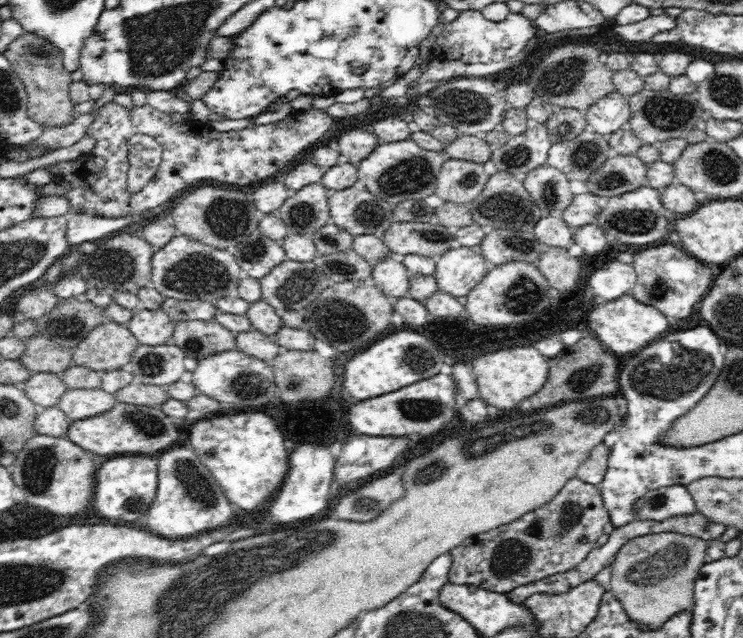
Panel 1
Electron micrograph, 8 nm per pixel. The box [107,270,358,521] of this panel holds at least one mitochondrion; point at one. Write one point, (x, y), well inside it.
(191, 477)

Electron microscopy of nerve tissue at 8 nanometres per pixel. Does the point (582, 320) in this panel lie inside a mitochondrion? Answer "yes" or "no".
no

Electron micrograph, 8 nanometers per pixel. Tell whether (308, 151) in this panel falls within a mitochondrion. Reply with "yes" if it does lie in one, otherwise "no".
no

